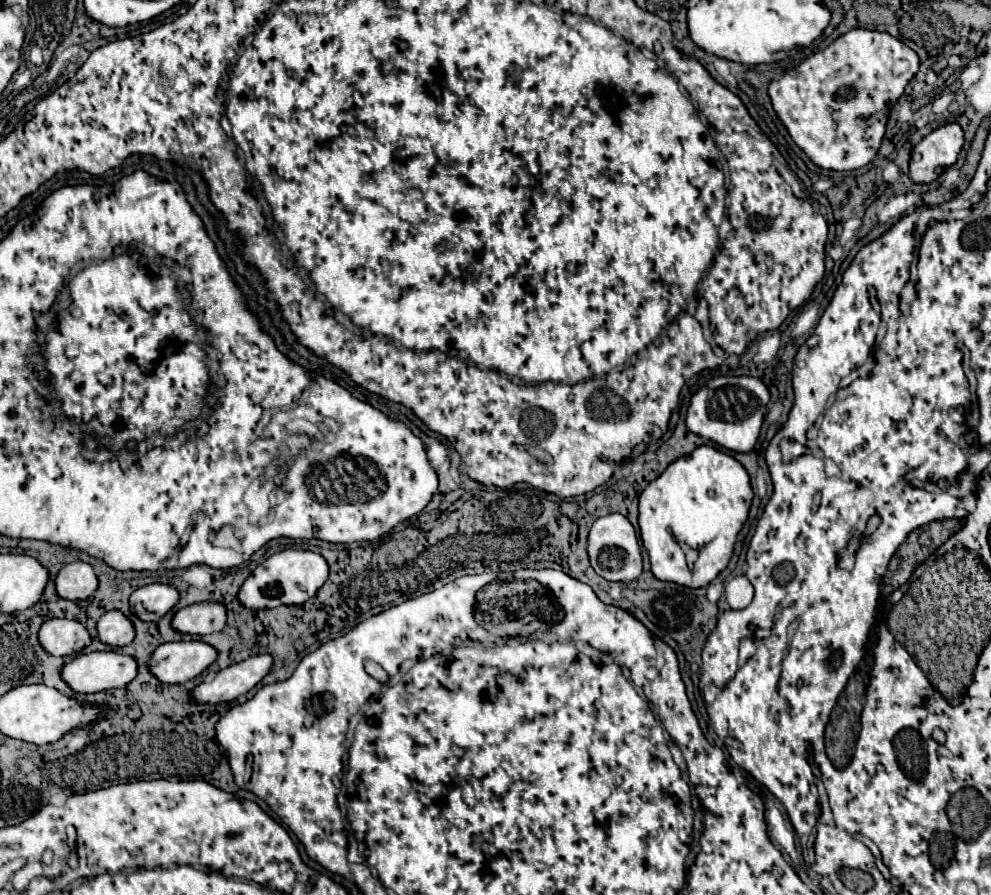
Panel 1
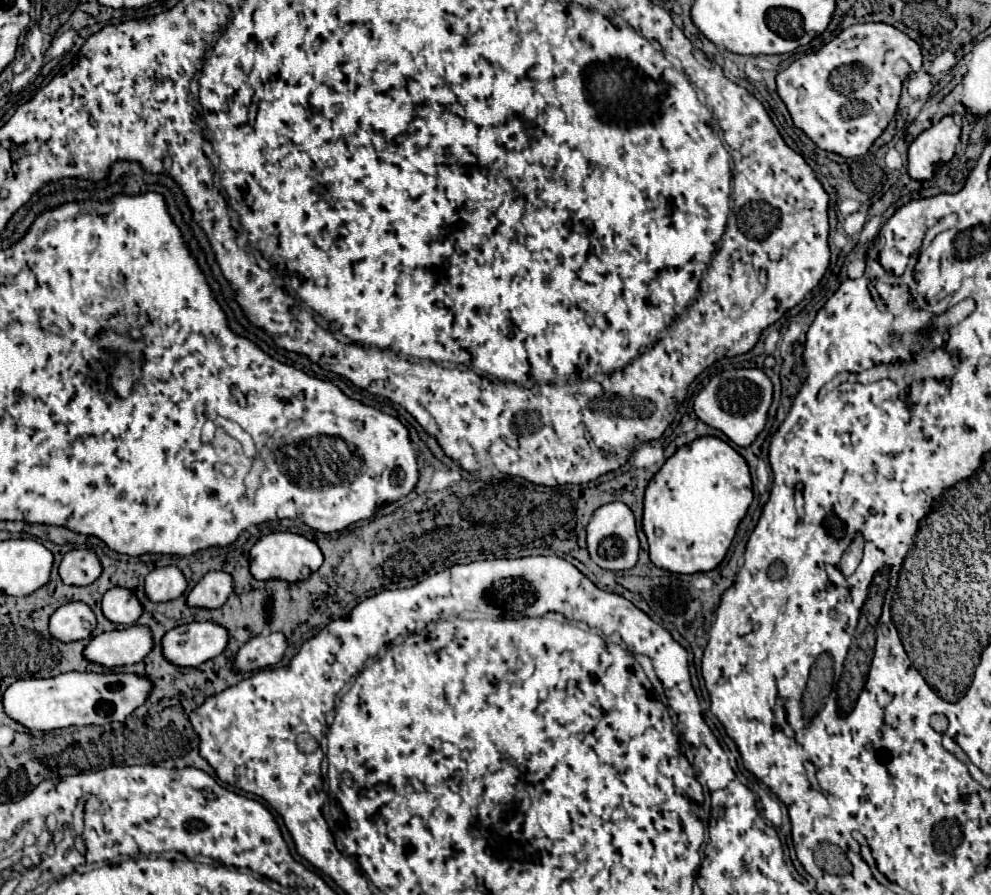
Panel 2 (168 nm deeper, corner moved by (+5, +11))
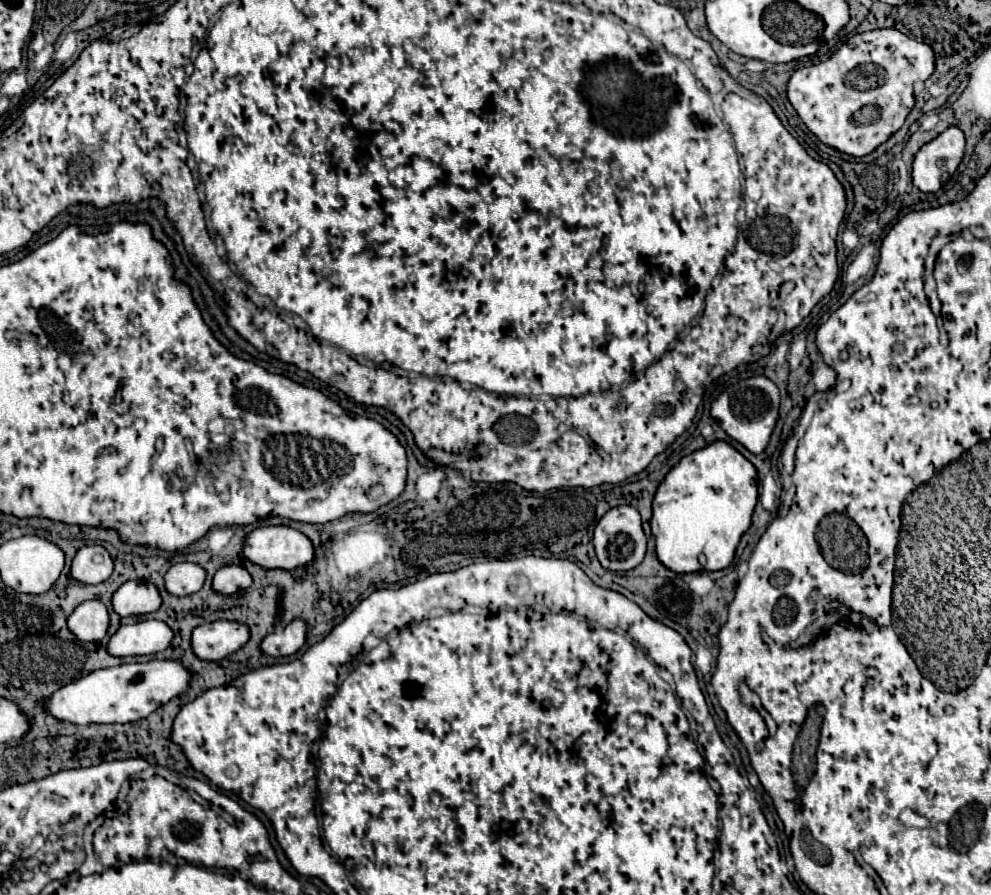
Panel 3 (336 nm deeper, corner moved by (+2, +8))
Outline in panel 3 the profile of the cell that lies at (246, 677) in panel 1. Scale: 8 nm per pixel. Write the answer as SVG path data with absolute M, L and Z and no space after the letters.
M296 619L284 629L270 633L260 643L260 649L270 657L288 657L294 655L304 645L304 641L306 641L306 625L304 621Z

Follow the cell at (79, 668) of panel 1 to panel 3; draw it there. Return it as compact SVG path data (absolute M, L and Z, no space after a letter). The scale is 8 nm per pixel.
M140 621L120 625L110 637L106 649L112 657L142 657L164 651L172 641L172 629L162 621Z

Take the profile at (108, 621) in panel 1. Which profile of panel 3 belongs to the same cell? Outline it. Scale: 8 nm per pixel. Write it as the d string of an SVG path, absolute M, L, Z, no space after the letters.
M126 581L112 595L112 607L120 617L148 615L160 607L162 599L154 585L142 581Z

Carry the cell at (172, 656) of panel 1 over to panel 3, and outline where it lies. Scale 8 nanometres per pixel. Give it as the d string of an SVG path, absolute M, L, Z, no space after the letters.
M214 621L198 625L192 631L192 653L202 661L220 661L238 651L248 641L246 625L232 621Z

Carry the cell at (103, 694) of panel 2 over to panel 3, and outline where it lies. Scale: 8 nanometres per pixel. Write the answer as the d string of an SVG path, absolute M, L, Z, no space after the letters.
M146 661L146 663L122 663L110 669L98 669L78 681L72 681L50 697L42 699L46 711L66 723L90 725L90 723L132 723L148 717L160 705L174 695L188 689L190 673L178 665L178 661Z

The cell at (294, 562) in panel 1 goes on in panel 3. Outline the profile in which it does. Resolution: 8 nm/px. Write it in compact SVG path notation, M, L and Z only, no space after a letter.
M284 525L258 527L248 535L244 555L264 569L294 571L314 561L314 547L296 529Z

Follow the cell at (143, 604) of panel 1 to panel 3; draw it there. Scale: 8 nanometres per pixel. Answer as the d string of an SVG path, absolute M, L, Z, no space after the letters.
M178 563L178 565L172 565L166 575L164 575L164 585L166 585L166 591L170 595L176 595L176 597L184 597L184 595L190 595L190 593L196 593L202 589L204 585L204 569L196 563Z

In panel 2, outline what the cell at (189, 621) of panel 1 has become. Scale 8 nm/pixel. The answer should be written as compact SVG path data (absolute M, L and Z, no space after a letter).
M221 570L209 572L189 592L187 604L203 606L203 608L219 608L227 602L231 592L233 592L233 578L229 572L221 572Z

